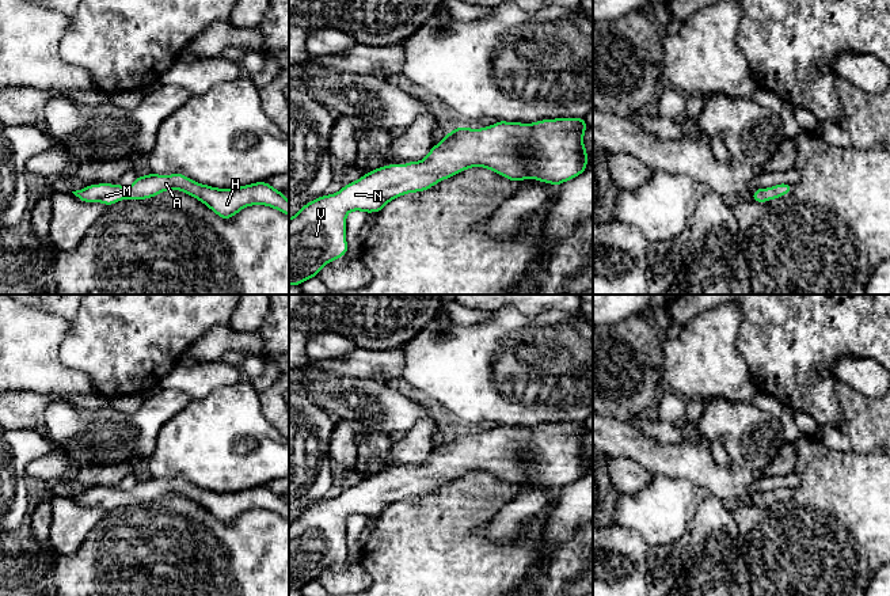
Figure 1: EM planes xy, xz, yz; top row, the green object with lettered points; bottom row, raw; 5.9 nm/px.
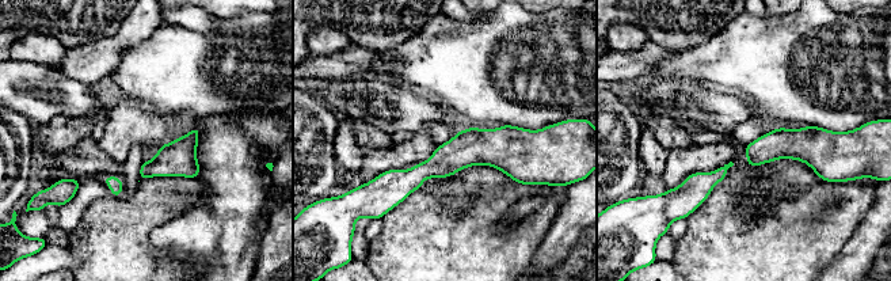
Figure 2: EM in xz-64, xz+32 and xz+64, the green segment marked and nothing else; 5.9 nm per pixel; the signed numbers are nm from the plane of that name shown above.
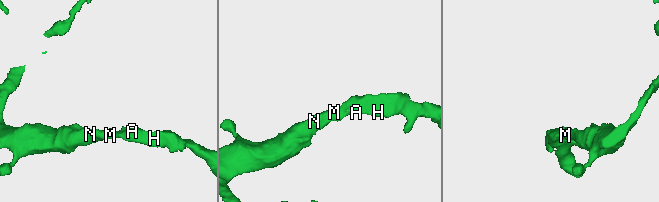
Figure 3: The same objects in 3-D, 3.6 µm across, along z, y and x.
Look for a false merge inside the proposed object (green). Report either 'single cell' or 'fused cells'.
single cell

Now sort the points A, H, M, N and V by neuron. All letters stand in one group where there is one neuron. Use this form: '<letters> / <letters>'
A H M N V

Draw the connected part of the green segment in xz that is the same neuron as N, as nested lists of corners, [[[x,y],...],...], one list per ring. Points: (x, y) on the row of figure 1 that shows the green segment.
[[[583,118],[541,119],[535,124],[498,121],[482,129],[460,126],[449,132],[421,162],[403,166],[388,164],[345,185],[335,194],[322,195],[305,204],[289,219],[289,286],[316,277],[331,261],[347,251],[346,216],[351,210],[380,212],[389,201],[415,191],[426,191],[436,183],[452,178],[471,167],[486,167],[514,182],[530,178],[556,187],[581,175],[589,164],[583,147],[583,132],[589,126]]]

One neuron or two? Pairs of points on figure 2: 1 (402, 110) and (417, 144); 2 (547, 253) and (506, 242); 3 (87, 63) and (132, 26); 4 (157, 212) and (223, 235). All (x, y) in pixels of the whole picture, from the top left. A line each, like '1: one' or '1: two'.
1: two
2: two
3: one
4: two

